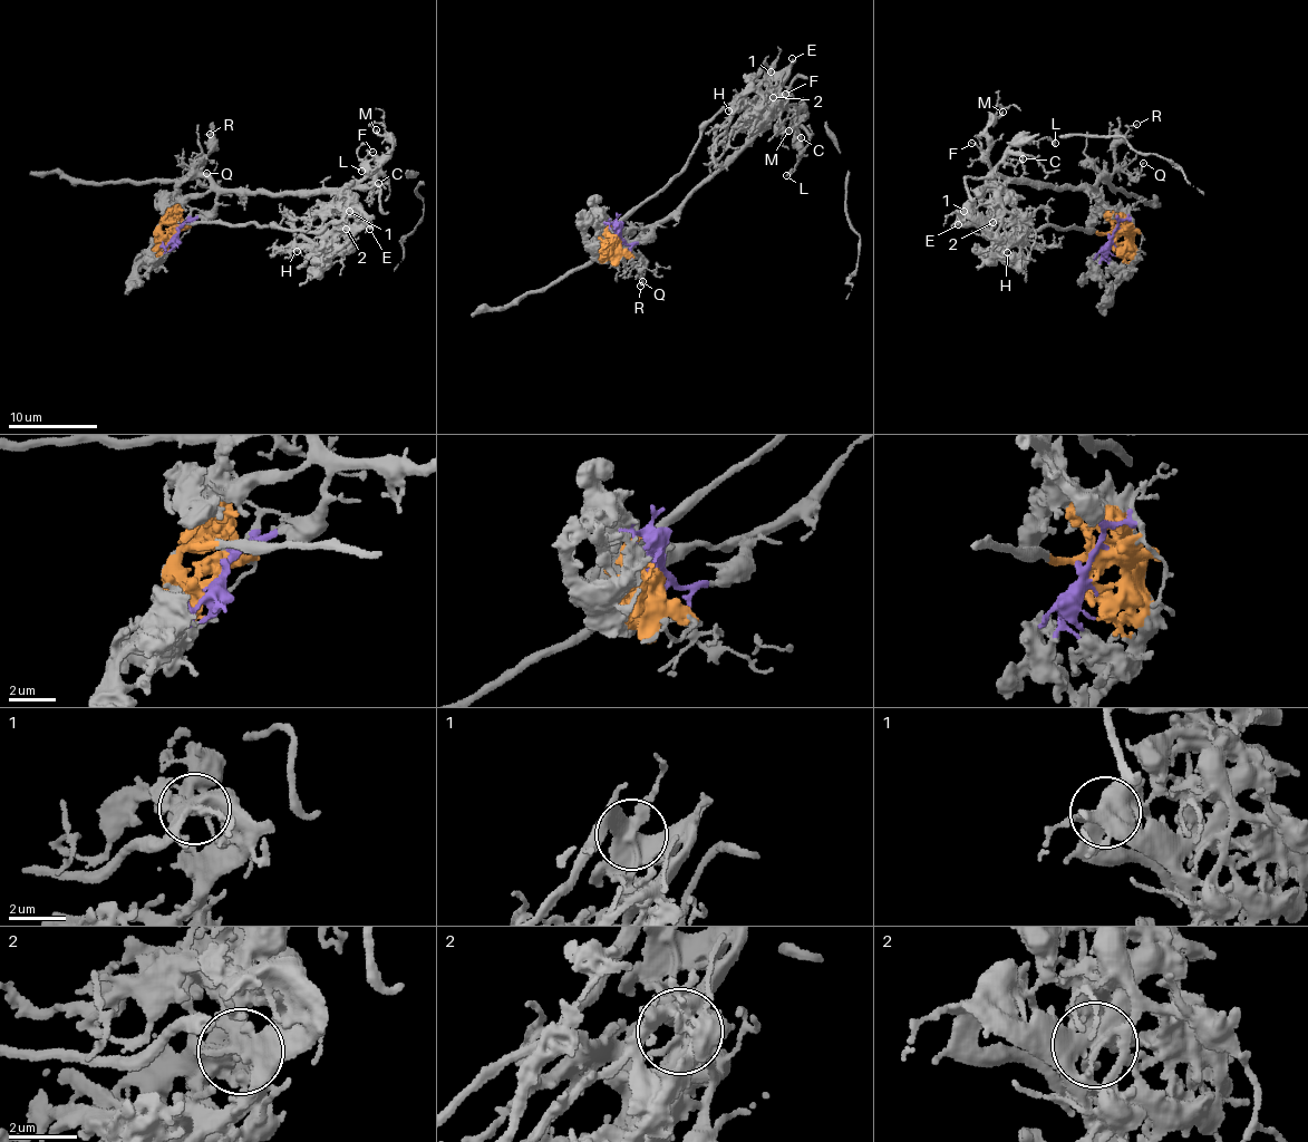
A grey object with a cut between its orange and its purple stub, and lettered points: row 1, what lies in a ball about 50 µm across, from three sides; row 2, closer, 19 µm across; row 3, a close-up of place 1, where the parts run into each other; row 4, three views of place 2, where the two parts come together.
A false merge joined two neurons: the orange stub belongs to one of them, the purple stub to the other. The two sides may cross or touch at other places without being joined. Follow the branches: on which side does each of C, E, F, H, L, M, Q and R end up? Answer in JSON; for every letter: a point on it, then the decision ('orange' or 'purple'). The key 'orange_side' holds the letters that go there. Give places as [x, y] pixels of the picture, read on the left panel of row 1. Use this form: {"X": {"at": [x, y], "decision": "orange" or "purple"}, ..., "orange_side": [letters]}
{"C": {"at": [378, 183], "decision": "purple"}, "E": {"at": [369, 229], "decision": "orange"}, "F": {"at": [372, 152], "decision": "purple"}, "H": {"at": [297, 251], "decision": "orange"}, "L": {"at": [361, 171], "decision": "purple"}, "M": {"at": [376, 129], "decision": "purple"}, "Q": {"at": [206, 173], "decision": "purple"}, "R": {"at": [210, 134], "decision": "purple"}, "orange_side": ["E", "H"]}

